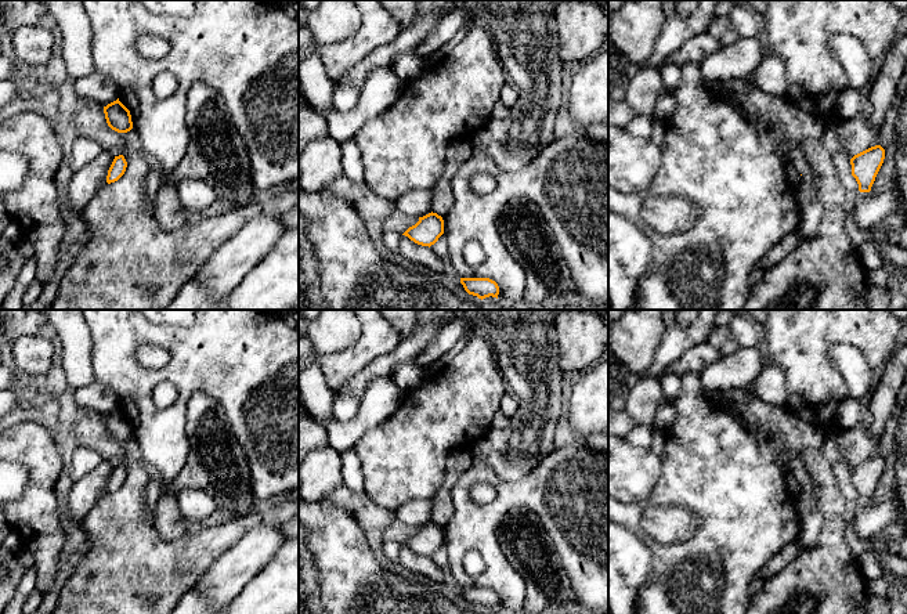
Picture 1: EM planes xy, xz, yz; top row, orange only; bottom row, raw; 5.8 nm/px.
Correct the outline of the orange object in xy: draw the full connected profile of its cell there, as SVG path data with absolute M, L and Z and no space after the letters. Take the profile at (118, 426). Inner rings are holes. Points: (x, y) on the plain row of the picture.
M119 408L106 416L104 423L108 436L118 443L127 443L133 438L130 420L119 411Z

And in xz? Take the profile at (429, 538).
M429 523L419 527L419 531L409 537L402 545L408 546L418 555L431 556L444 543L444 530L437 523Z

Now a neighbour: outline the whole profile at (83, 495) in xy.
M102 459L90 473L73 483L68 498L68 513L75 521L82 521L91 508L106 492L108 480L115 466Z

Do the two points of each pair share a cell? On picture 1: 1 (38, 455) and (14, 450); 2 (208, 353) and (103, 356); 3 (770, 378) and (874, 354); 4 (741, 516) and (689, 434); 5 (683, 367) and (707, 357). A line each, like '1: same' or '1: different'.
1: same
2: same
3: different
4: same
5: same

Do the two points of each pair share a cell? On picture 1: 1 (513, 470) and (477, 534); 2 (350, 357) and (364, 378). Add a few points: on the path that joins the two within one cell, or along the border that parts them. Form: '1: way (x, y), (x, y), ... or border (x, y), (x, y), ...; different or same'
1: border (484, 462), (506, 481), (516, 481), (535, 468); different
2: border (387, 354), (371, 361), (333, 392); different

